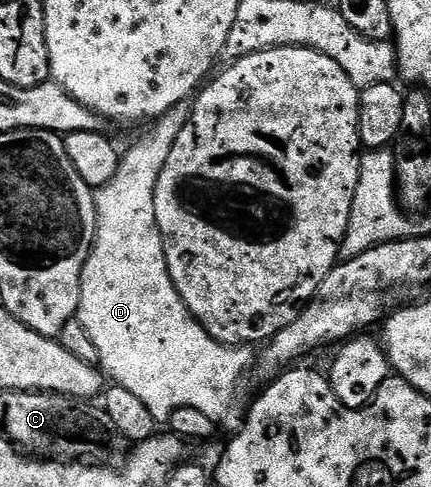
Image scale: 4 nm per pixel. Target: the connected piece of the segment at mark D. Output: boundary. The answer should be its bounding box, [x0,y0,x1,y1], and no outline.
[76,99,256,433]

